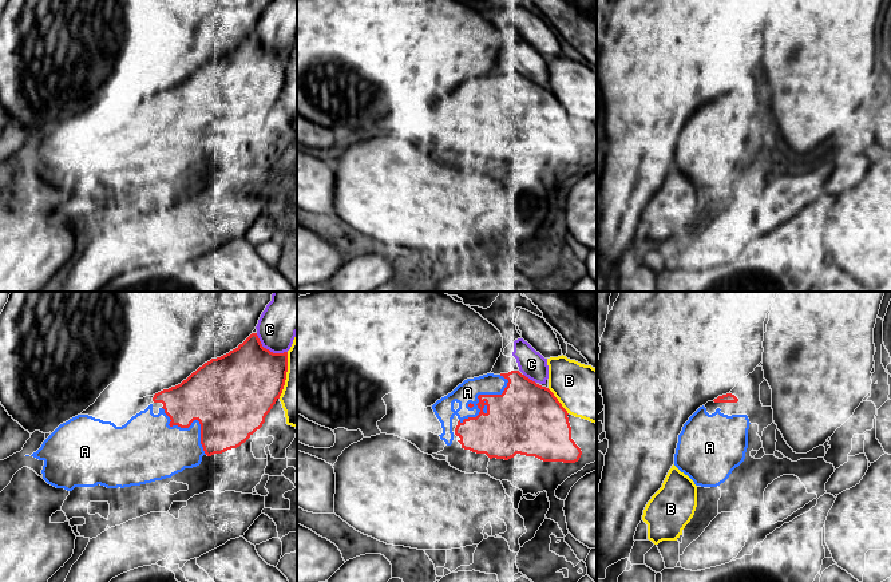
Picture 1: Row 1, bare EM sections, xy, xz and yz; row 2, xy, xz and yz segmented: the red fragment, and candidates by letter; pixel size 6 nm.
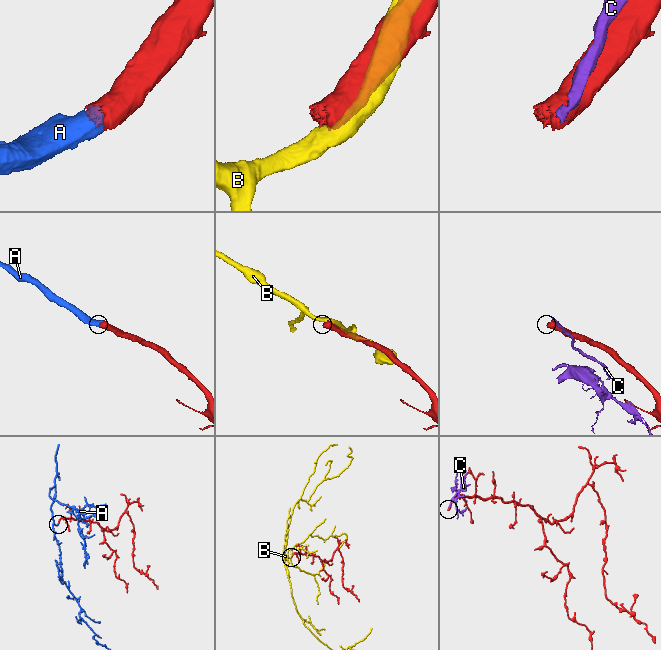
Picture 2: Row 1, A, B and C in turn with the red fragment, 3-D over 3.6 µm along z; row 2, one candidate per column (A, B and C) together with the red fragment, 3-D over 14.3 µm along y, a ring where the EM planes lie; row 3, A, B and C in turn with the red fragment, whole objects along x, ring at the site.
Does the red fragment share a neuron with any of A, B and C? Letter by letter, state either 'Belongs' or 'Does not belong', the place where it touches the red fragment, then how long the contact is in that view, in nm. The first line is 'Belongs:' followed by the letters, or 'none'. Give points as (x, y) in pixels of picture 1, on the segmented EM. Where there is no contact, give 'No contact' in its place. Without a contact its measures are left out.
Belongs: A
A: Belongs. Touches red at xz (478, 396). Shared border 400 nm
B: Does not belong. Touches red at xz (558, 402). Shared border 200 nm
C: Does not belong. Touches red at xy (268, 349). Shared border 220 nm

